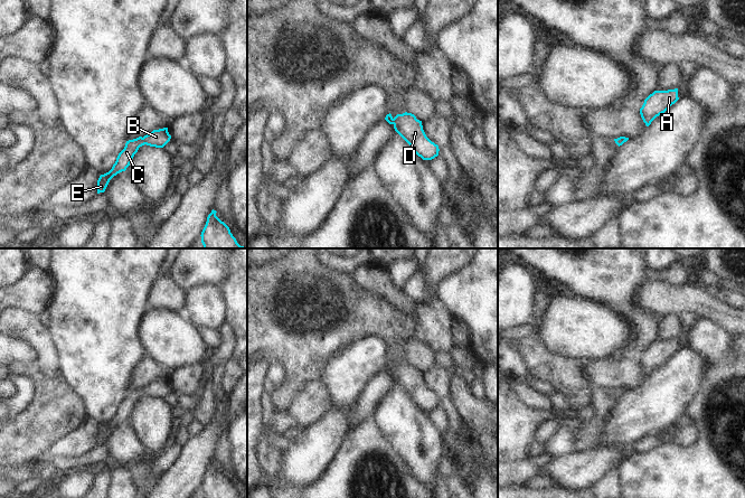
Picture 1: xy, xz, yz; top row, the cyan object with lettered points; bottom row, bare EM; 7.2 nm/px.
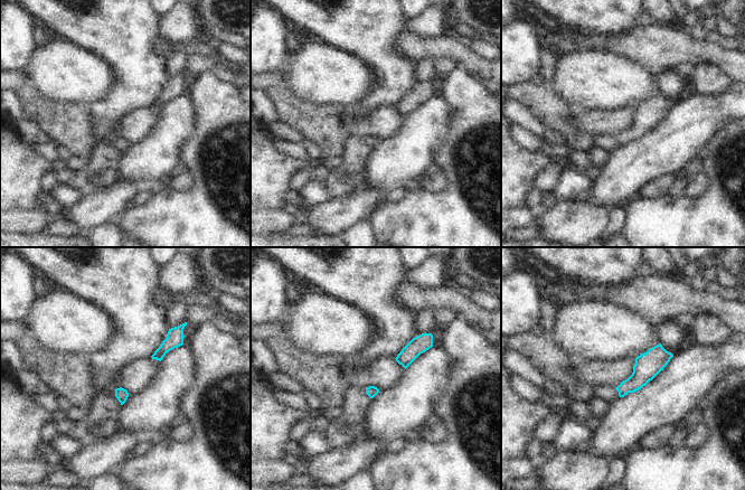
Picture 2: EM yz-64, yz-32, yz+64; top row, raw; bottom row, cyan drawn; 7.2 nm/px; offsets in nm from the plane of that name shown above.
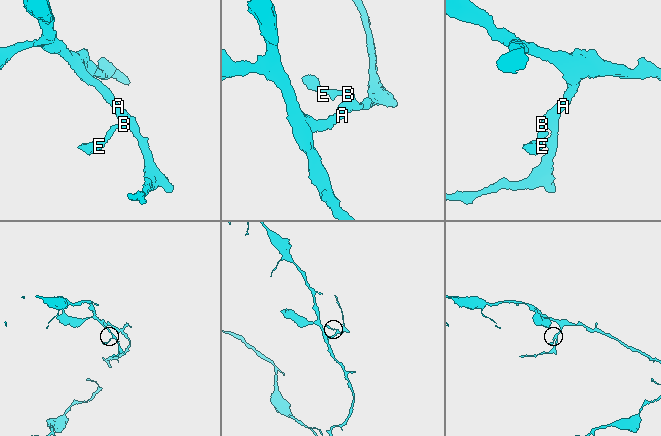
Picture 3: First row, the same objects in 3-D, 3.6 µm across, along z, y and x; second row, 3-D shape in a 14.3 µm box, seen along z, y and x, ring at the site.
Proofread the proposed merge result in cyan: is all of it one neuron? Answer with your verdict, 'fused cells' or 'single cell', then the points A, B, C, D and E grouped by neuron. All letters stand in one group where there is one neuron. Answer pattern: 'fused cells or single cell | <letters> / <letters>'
single cell | A B C D E

